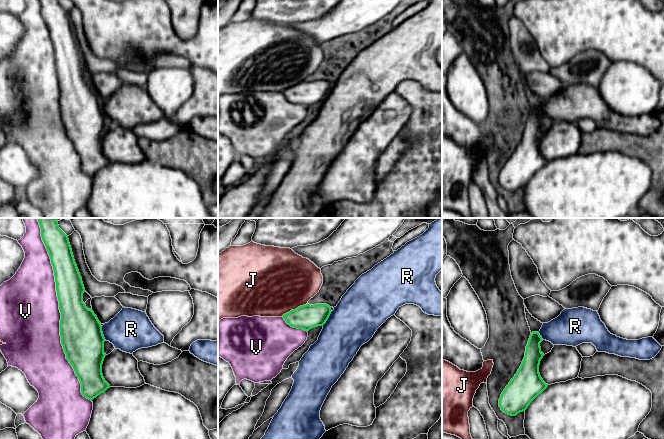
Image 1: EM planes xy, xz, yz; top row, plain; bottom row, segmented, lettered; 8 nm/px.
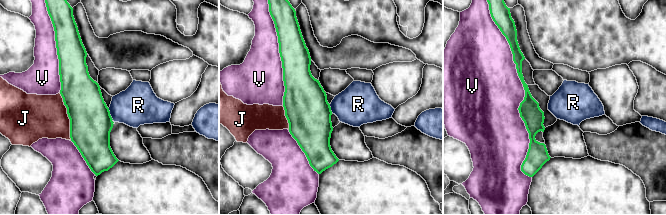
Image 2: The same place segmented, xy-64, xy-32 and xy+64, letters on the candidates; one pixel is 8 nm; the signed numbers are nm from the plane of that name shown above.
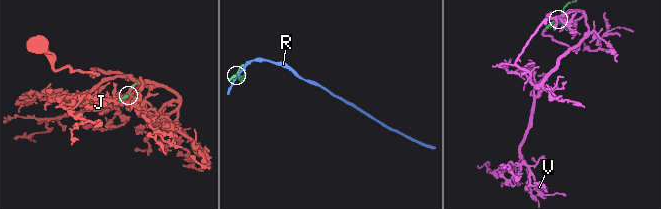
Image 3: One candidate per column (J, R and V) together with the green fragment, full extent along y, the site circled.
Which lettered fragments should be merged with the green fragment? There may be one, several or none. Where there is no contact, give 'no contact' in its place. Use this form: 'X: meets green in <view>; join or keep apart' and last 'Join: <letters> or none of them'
J: meets green in xz; keep apart
R: meets green in xz; keep apart
V: meets green in xy; join
Join: V

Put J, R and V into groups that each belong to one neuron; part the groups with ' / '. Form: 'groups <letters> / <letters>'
groups J / R / V

